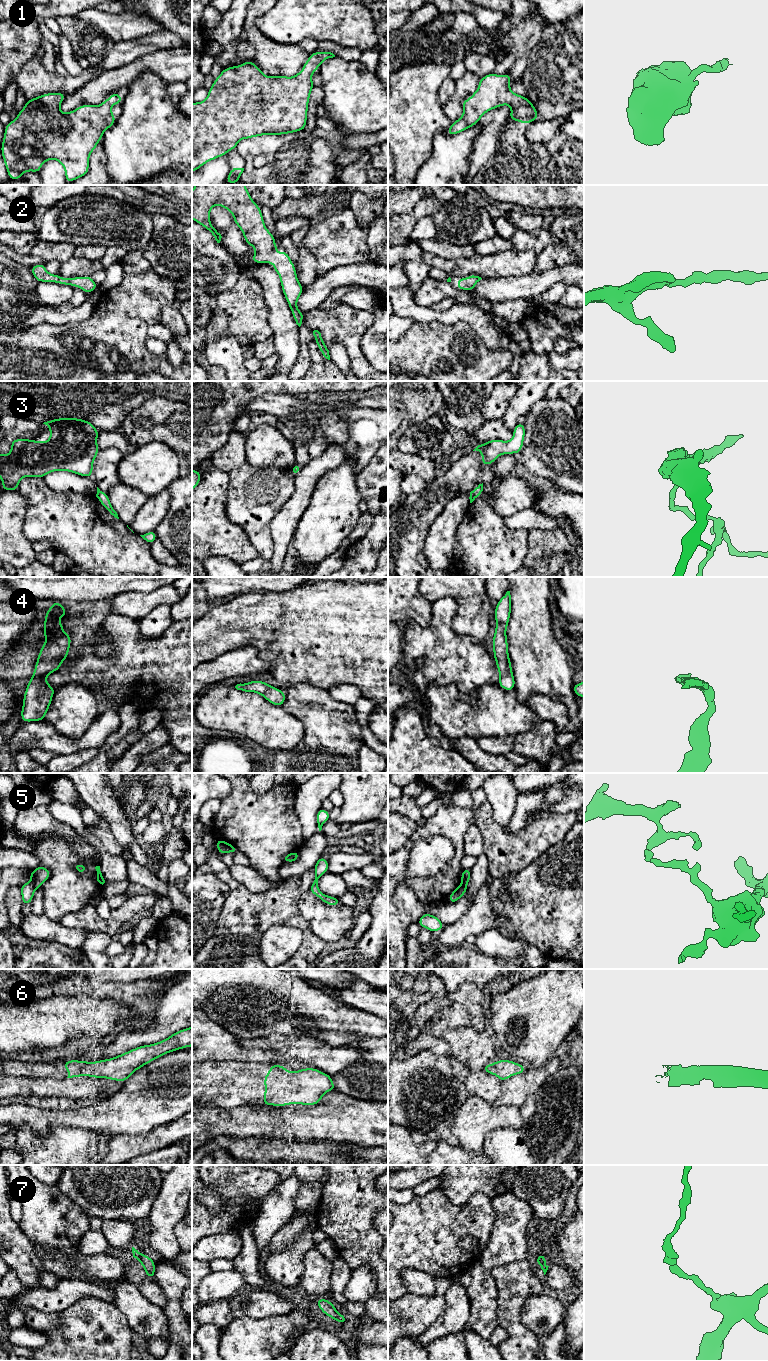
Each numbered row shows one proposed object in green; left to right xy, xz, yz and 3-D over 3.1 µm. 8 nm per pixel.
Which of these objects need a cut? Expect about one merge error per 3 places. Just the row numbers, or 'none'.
5

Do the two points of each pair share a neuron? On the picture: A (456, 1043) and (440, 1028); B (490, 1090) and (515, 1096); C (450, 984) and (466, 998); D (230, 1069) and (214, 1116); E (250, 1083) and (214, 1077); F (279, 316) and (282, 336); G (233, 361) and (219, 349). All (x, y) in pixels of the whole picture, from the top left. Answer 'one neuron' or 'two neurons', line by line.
A: two neurons
B: two neurons
C: two neurons
D: two neurons
E: one neuron
F: one neuron
G: one neuron

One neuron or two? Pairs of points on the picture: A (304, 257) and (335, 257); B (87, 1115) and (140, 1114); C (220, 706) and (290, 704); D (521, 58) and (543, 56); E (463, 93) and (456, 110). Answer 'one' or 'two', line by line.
A: two
B: one
C: two
D: two
E: one

